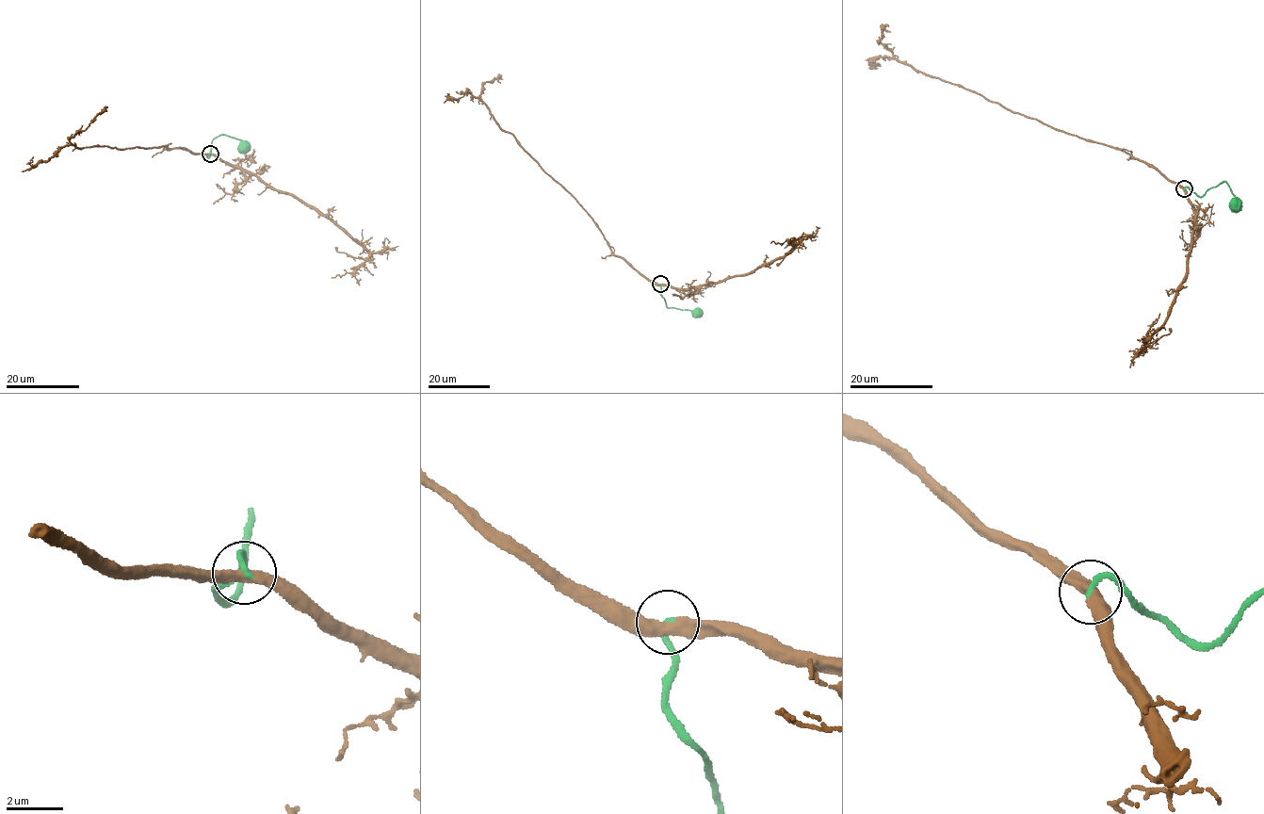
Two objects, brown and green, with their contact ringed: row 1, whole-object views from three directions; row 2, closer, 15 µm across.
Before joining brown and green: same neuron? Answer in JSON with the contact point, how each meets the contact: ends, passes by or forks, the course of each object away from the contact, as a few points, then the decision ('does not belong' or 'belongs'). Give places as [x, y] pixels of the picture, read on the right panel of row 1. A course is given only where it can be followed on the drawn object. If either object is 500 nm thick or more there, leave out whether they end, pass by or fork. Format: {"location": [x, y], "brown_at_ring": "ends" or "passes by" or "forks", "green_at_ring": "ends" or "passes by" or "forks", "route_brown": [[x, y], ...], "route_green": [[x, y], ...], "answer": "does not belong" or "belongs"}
{"location": [1184, 188], "brown_at_ring": "passes by", "green_at_ring": "ends", "route_brown": [[1184, 188], [1128, 153], [1057, 130], [898, 60], [883, 56], [872, 65], [867, 59], [877, 57]], "route_green": [[1184, 188], [1188, 187], [1201, 196], [1224, 181], [1239, 203], [1238, 211]], "answer": "belongs"}

